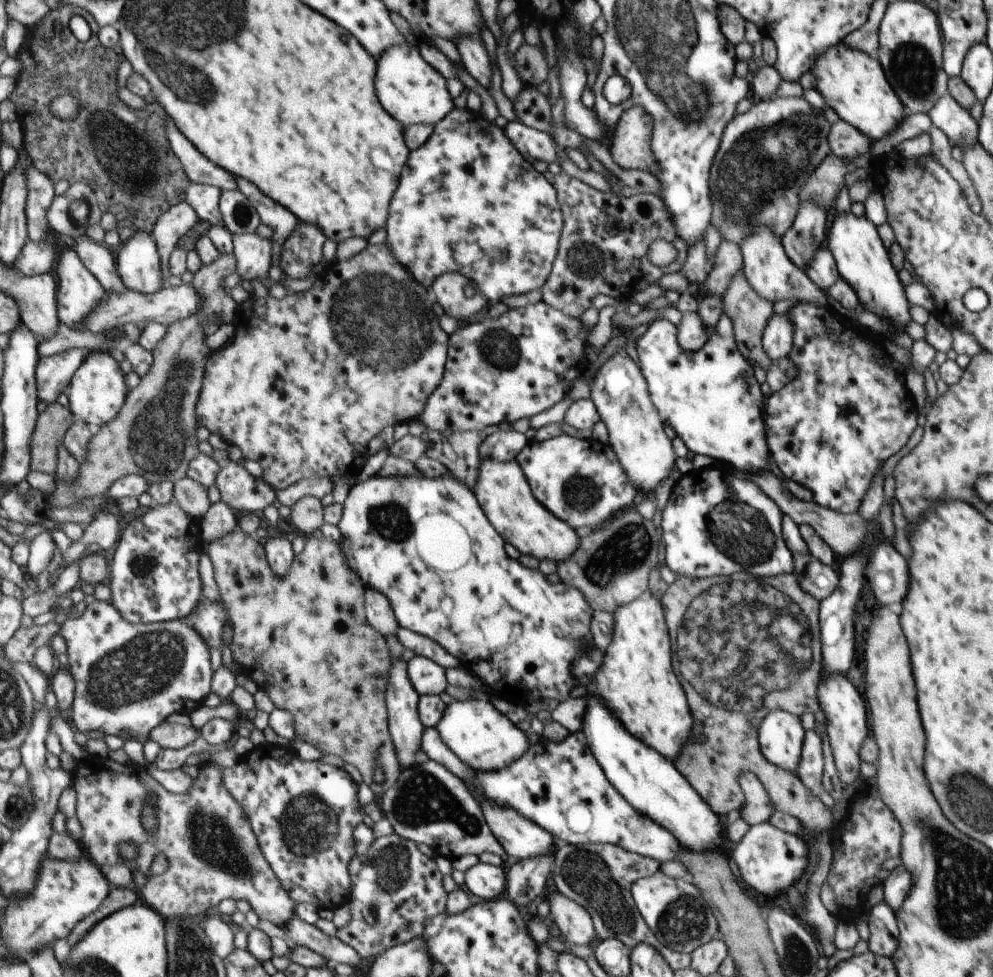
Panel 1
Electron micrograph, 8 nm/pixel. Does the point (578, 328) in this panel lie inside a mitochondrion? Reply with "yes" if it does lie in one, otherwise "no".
no

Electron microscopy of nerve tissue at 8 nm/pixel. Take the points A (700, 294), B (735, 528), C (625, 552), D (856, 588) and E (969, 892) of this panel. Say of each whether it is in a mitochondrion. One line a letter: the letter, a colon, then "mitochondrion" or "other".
A: other
B: mitochondrion
C: mitochondrion
D: other
E: mitochondrion

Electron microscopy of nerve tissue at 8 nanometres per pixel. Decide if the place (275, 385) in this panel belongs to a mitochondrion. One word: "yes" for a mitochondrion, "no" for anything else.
no

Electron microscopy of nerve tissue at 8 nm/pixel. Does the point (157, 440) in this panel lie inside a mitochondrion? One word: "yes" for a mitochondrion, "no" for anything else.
yes

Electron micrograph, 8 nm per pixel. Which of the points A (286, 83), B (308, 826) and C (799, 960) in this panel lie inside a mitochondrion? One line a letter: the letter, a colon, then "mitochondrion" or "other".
A: other
B: mitochondrion
C: mitochondrion

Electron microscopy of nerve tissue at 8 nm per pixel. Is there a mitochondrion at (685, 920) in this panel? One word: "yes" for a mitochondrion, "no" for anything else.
yes

